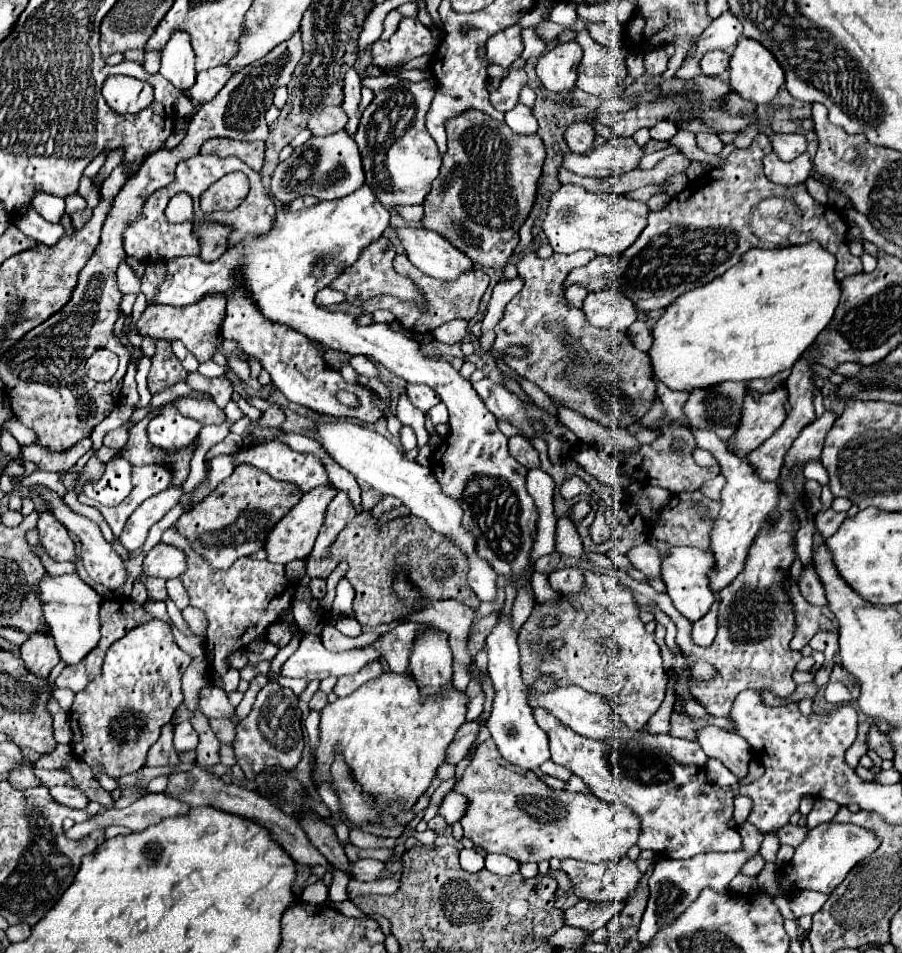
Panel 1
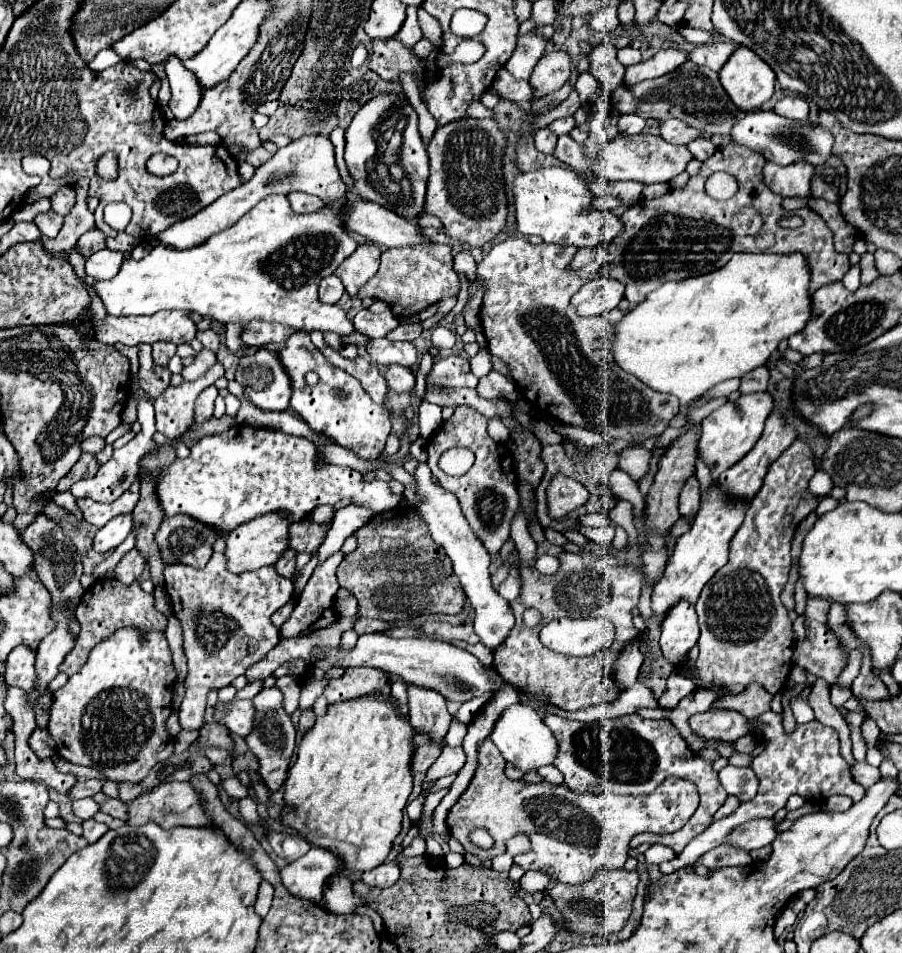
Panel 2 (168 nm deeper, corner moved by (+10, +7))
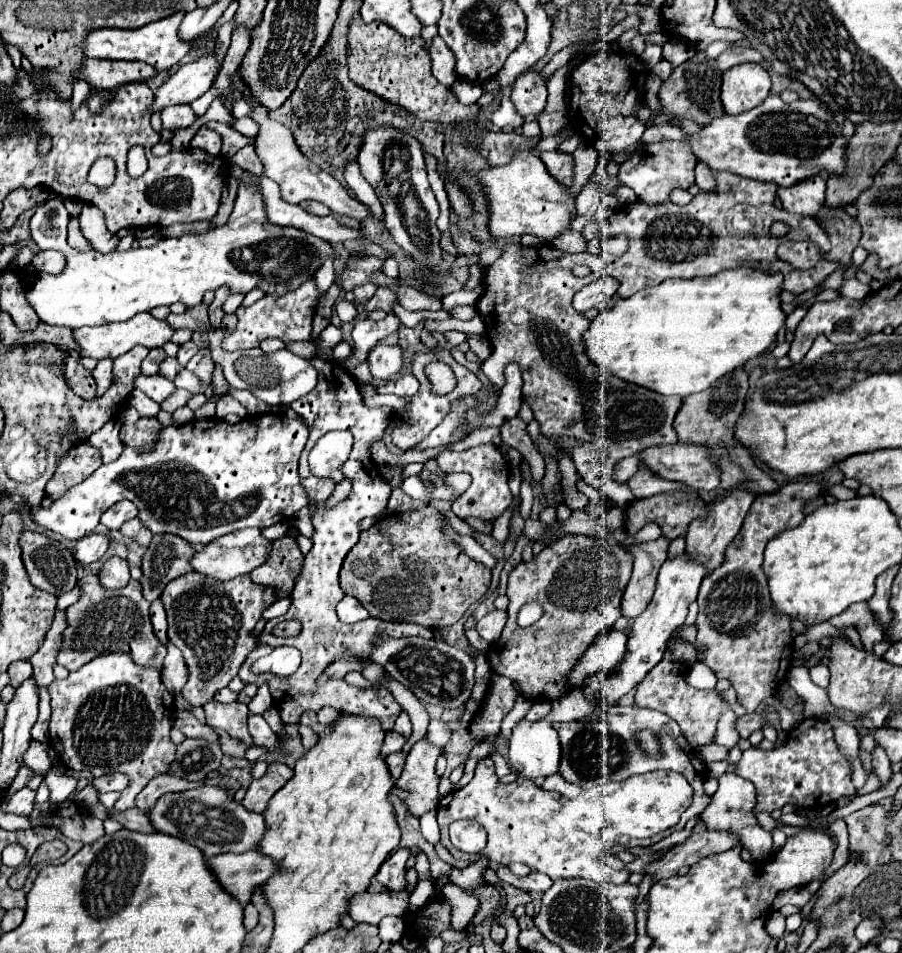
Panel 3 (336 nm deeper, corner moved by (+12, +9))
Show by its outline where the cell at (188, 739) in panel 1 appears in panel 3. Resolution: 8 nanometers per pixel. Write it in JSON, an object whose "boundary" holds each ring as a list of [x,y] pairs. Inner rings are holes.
{"boundary":[[[191,571],[173,579],[165,587],[161,601],[169,621],[169,641],[181,649],[189,669],[189,679],[181,693],[191,705],[201,707],[237,675],[245,657],[255,649],[257,639],[249,631],[259,621],[261,611],[275,603],[275,591],[255,585],[249,575],[217,581]]]}

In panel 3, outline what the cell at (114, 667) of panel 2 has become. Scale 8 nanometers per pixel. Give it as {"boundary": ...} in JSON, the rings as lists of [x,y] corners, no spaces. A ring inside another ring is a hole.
{"boundary":[[[125,653],[101,655],[85,663],[79,671],[69,673],[67,679],[55,679],[49,683],[51,695],[51,719],[49,719],[49,739],[51,747],[59,753],[61,761],[73,771],[91,771],[95,777],[107,775],[111,771],[121,771],[129,775],[131,783],[121,793],[121,799],[115,803],[115,811],[127,811],[135,807],[135,797],[155,775],[167,773],[175,759],[175,745],[169,739],[171,715],[175,713],[173,693],[161,683],[161,673],[155,669],[139,667]]]}

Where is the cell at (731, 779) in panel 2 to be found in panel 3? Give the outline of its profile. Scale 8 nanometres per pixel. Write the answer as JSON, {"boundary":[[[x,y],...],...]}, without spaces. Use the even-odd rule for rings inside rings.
{"boundary":[[[725,773],[723,777],[719,777],[719,789],[717,793],[711,797],[709,801],[709,807],[705,807],[705,811],[701,813],[701,819],[707,827],[707,831],[729,831],[729,819],[733,819],[733,835],[737,835],[737,839],[741,841],[741,845],[745,849],[751,851],[751,857],[755,861],[763,861],[769,857],[771,853],[771,833],[765,831],[755,815],[753,815],[753,807],[755,807],[755,787],[751,781],[739,777],[739,775],[731,775],[731,773]]]}

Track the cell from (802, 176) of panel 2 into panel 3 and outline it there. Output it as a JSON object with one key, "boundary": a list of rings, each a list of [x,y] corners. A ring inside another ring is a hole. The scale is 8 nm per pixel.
{"boundary":[[[813,177],[809,181],[797,183],[797,187],[779,189],[783,209],[795,215],[817,217],[821,207],[825,205],[825,181],[821,177]]]}

